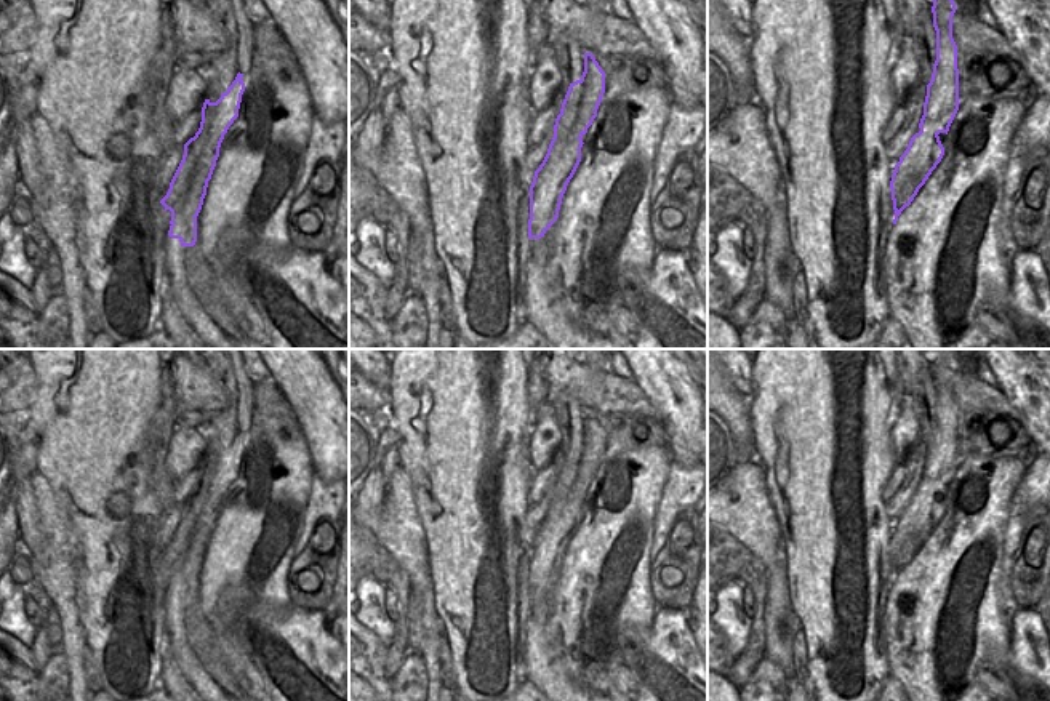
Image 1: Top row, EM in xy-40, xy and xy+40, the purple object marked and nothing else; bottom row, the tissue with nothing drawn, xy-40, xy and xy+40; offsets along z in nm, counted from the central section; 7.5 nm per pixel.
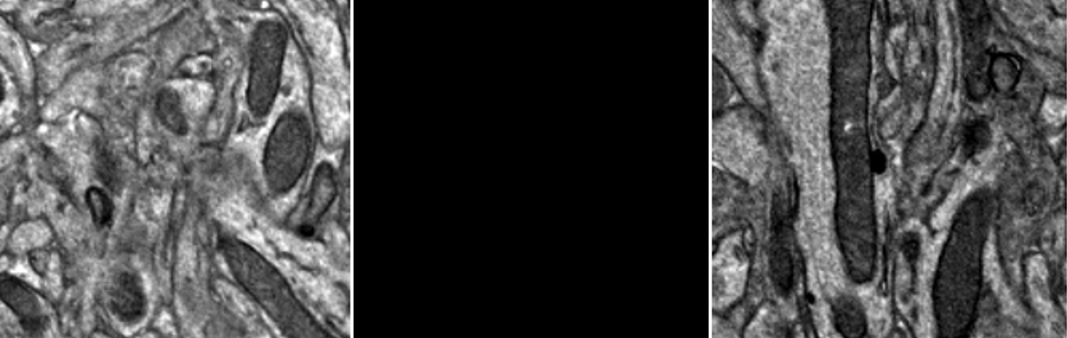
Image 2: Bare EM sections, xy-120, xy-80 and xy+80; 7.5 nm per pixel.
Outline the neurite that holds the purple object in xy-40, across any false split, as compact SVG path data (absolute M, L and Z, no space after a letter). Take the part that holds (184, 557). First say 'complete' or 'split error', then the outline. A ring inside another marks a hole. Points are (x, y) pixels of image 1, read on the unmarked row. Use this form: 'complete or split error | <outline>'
complete | M237 432L232 443L216 461L205 458L200 487L184 503L182 519L170 541L166 554L160 559L165 570L171 570L171 597L179 597L181 605L194 605L197 600L197 575L206 554L219 506L229 485L238 475L245 442L243 432Z

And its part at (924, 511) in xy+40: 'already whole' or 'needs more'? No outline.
already whole

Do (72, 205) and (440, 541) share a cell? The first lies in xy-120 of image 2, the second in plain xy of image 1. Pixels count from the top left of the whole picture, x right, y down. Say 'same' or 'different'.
different

